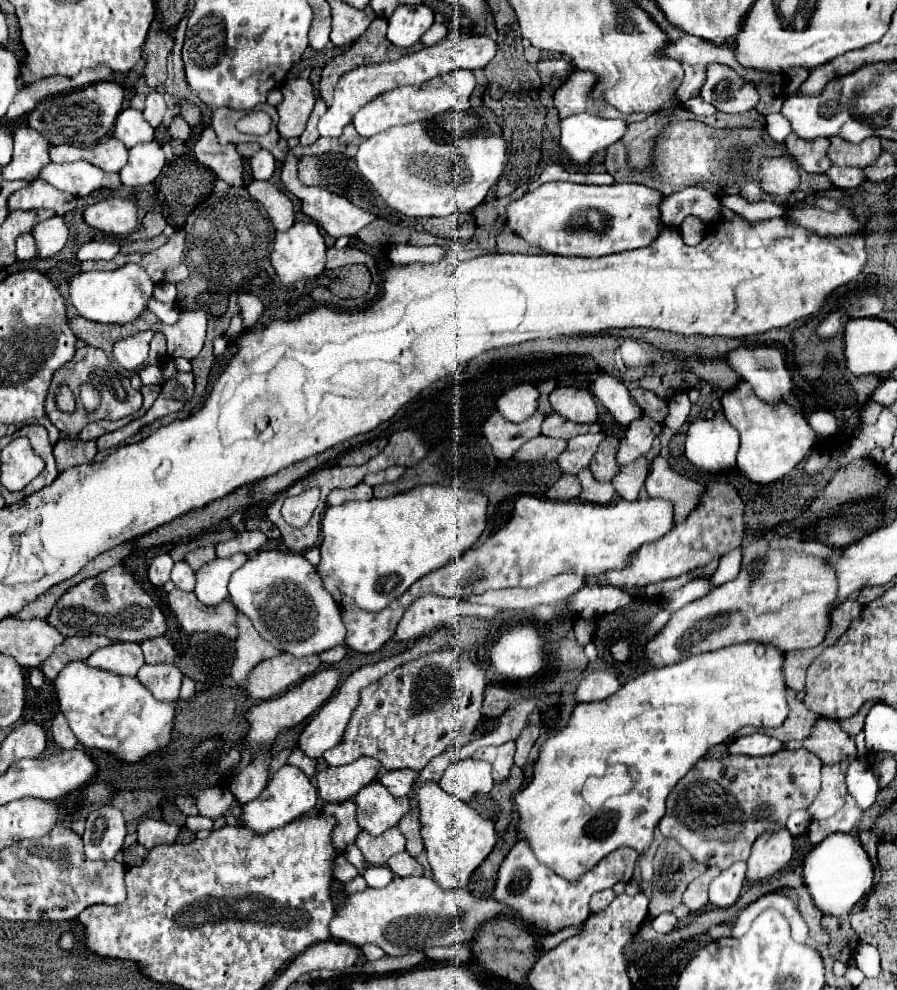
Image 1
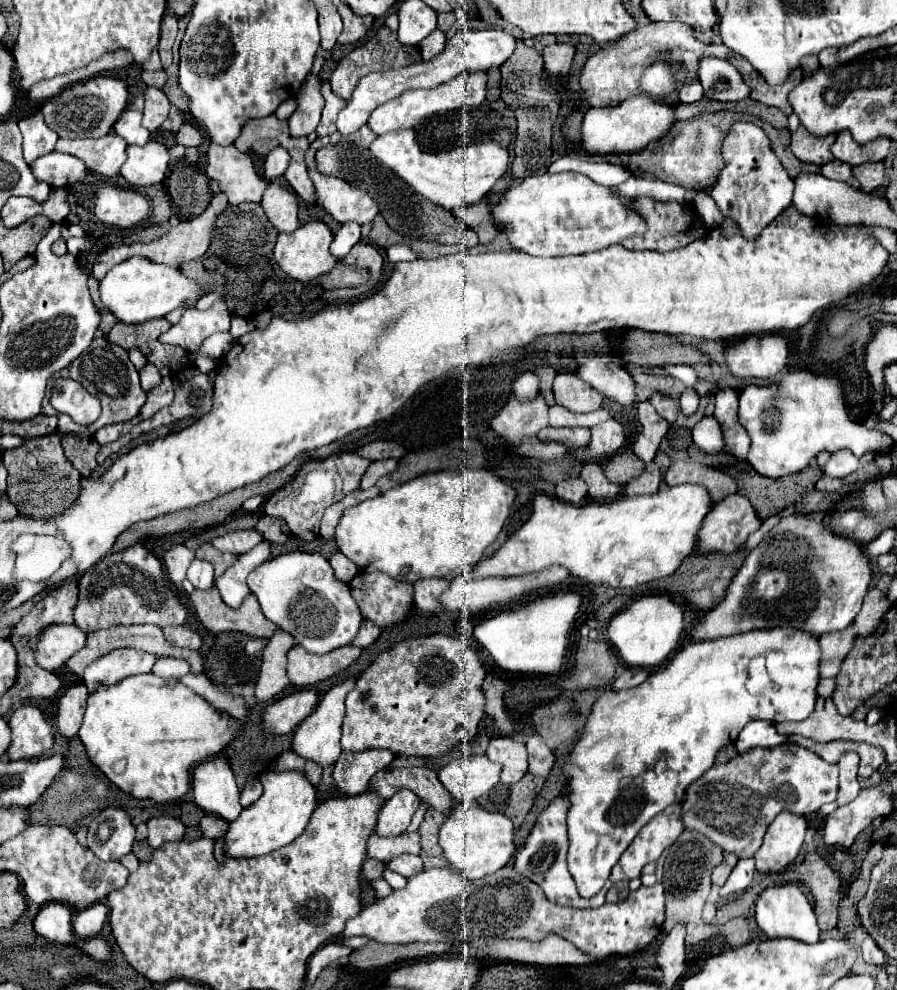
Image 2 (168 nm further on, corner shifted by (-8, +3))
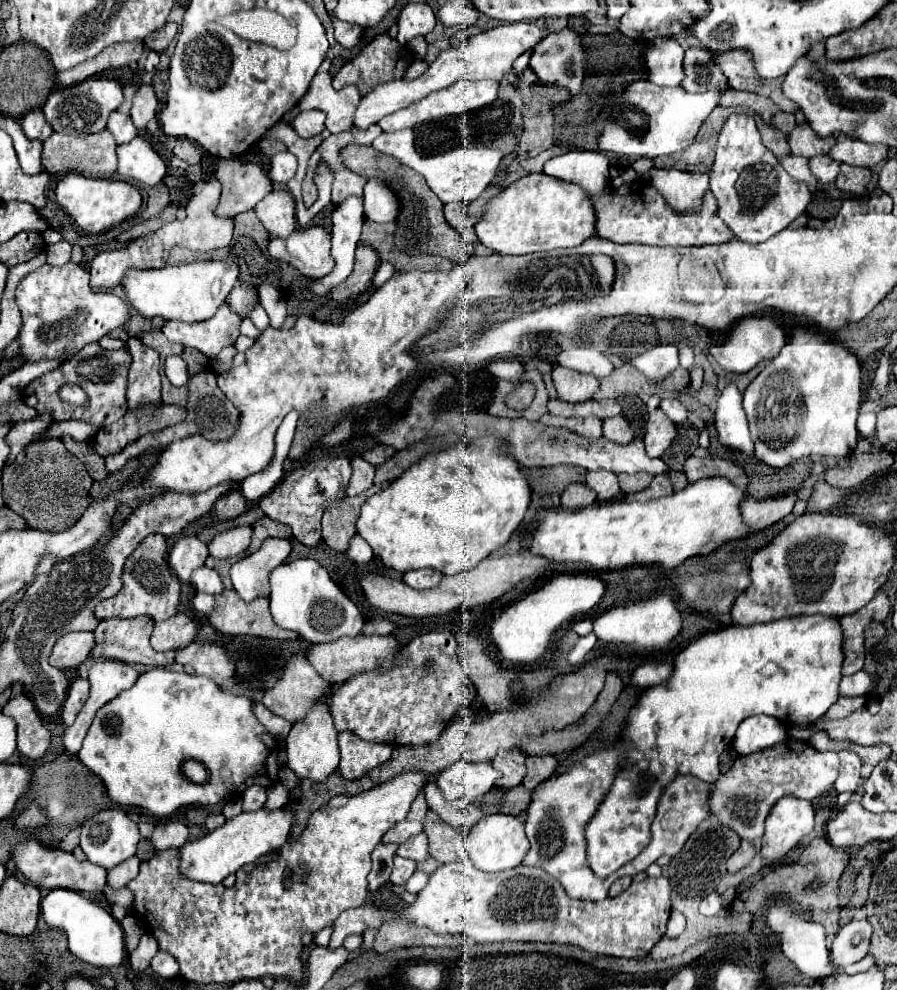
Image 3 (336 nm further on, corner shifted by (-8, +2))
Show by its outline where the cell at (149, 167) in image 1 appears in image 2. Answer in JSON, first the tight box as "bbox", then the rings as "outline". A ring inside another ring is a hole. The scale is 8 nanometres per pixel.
{"bbox":[121,140,169,186],"outline":[[[149,140],[145,146],[129,146],[121,176],[131,186],[153,186],[161,182],[169,168],[169,152],[163,144]]]}

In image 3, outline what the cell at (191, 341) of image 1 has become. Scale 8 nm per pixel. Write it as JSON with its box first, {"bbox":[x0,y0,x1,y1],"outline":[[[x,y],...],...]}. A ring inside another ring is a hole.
{"bbox":[163,303,241,357],"outline":[[[223,303],[215,317],[201,323],[185,323],[185,321],[167,321],[163,325],[163,333],[167,339],[183,343],[201,351],[207,357],[219,355],[223,347],[229,347],[239,337],[241,317]]]}

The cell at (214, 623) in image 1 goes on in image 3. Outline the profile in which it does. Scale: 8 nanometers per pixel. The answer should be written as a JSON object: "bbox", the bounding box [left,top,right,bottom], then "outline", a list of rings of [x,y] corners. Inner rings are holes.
{"bbox":[209,591,299,639],"outline":[[[225,591],[217,597],[217,611],[209,617],[211,625],[227,635],[251,635],[265,639],[297,639],[299,633],[281,629],[269,611],[269,599],[257,597],[249,603],[237,597],[237,591]]]}

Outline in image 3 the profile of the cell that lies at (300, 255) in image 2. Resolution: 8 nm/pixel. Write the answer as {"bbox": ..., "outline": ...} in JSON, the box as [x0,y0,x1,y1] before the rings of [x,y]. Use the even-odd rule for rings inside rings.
{"bbox":[269,227,333,279],"outline":[[[323,227],[293,231],[287,239],[271,239],[269,255],[291,263],[303,277],[321,279],[333,271],[331,237]]]}

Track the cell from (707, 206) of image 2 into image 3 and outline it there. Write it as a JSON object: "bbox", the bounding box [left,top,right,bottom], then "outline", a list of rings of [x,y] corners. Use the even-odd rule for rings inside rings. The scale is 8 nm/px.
{"bbox":[649,169,709,211],"outline":[[[651,169],[649,181],[675,211],[697,209],[709,189],[709,177],[705,173],[679,169]]]}

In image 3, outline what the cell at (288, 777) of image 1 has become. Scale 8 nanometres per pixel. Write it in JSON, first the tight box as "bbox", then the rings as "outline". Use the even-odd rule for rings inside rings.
{"bbox":[179,809,293,883],"outline":[[[265,809],[257,813],[241,813],[229,819],[221,829],[209,833],[207,837],[199,841],[187,841],[179,849],[179,871],[183,877],[189,877],[193,881],[221,883],[227,875],[237,873],[237,869],[241,869],[243,865],[255,863],[259,857],[279,849],[291,831],[291,823],[293,815],[285,809],[277,809],[271,813]]]}

